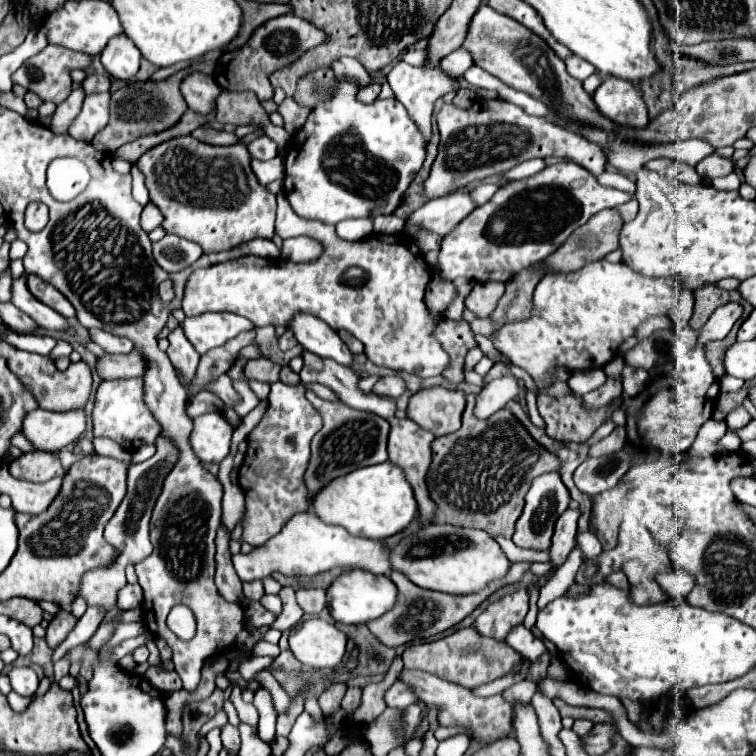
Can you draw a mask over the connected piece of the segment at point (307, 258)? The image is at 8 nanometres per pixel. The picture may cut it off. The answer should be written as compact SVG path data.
M295 236L283 240L281 258L291 262L313 262L321 256L321 252L323 252L323 244L319 244L319 240L309 236Z

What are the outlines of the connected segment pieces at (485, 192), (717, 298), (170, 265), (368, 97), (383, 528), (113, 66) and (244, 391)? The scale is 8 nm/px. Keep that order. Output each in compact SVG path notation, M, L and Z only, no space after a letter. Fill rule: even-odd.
M479 184L479 186L475 186L471 192L469 192L469 196L475 200L475 204L479 206L479 204L485 204L493 194L495 194L495 190L497 190L499 186L497 184Z
M703 286L695 292L695 312L693 312L693 318L691 318L691 328L693 330L699 330L711 316L711 312L727 302L739 302L743 306L743 316L739 318L737 324L741 324L753 310L753 306L749 302L743 302L741 294L731 290L731 292L725 292L725 290L719 290L717 286Z
M175 234L163 236L159 242L153 242L155 262L163 270L167 270L169 274L171 272L179 272L179 270L191 266L201 254L203 252L201 252L199 244L183 240L179 236L175 236Z
M373 80L373 84L369 84L369 86L365 86L365 88L359 90L359 96L357 98L361 102L373 102L373 100L377 100L379 92L381 92L381 82L379 80Z
M391 462L359 468L339 480L331 480L319 496L311 496L311 506L325 524L343 526L349 534L371 540L383 540L405 530L417 512L417 502L403 470Z
M123 34L107 42L107 48L101 52L101 64L105 70L121 80L133 80L141 62L141 52L137 46Z
M239 388L239 392L241 392L241 402L235 406L235 412L239 414L239 416L245 416L249 410L253 410L257 404L259 404L259 398L257 398L257 394L251 390L251 388Z

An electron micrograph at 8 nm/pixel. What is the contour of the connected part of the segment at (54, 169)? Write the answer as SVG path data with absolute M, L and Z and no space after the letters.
M55 158L47 168L47 188L61 200L73 200L89 184L89 170L77 158Z

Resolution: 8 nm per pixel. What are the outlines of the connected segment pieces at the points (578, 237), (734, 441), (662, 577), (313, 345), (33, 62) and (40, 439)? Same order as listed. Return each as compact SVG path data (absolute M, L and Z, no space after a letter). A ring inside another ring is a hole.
M601 210L595 216L591 216L591 220L587 220L587 224L579 226L551 256L547 256L547 260L541 260L541 262L551 264L551 272L575 272L587 262L601 260L605 254L619 248L621 224L623 224L623 220L619 218L619 214L615 210Z
M727 430L727 434L725 434L723 440L719 442L719 446L721 446L723 450L727 450L727 452L737 452L737 450L741 448L741 440L739 440L739 436L737 436L735 432Z
M663 572L659 576L655 576L655 582L663 588L663 592L669 592L669 598L673 600L685 600L685 596L693 590L695 580L693 576L689 576L687 572Z
M299 312L289 320L287 328L293 330L297 342L305 350L319 354L321 358L333 358L335 362L339 362L343 366L351 364L353 354L345 346L345 342L339 338L339 334L335 330L331 330L323 320L311 316L307 312Z
M47 46L45 50L41 50L37 56L29 58L15 74L13 74L13 82L15 84L21 84L23 88L35 92L37 96L41 96L41 100L45 102L63 102L69 92L71 92L71 76L69 72L75 70L75 68L85 68L89 66L91 62L91 56L83 54L83 52L73 52L73 50L67 50L67 48L61 48L61 46Z
M37 408L23 418L23 436L39 452L53 452L73 444L85 430L83 410L49 412Z

